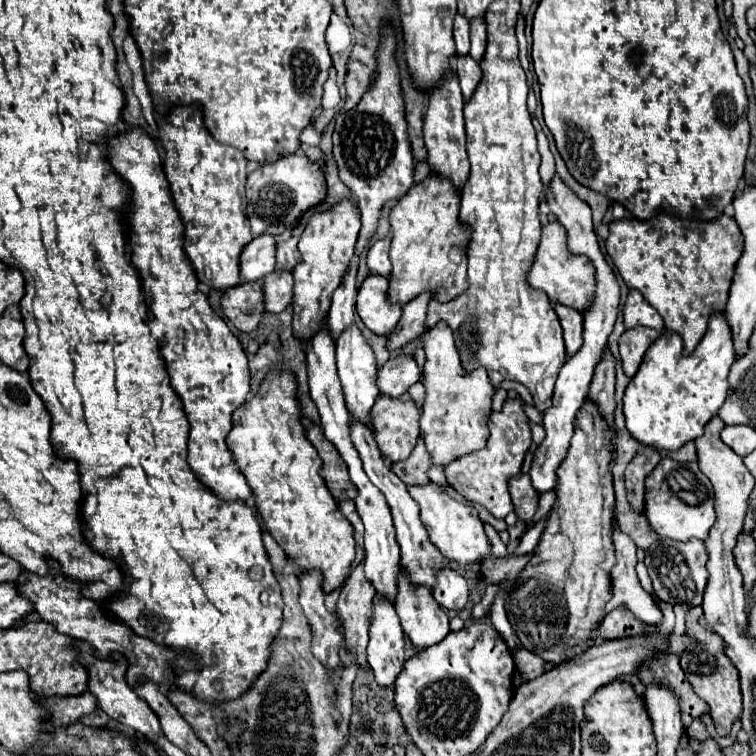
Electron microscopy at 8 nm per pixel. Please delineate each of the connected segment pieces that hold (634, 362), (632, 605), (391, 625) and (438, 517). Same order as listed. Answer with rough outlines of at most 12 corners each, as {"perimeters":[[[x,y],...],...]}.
{"perimeters":[[[644,326],[624,330],[620,358],[624,374],[638,372],[644,352],[658,336]],[[614,530],[616,566],[610,572],[612,598],[605,615],[628,606],[646,624],[662,612],[636,576],[636,544]],[[374,600],[368,664],[392,688],[404,666],[404,632],[392,604]],[[434,484],[410,486],[448,560],[480,566],[492,544],[474,506]]]}

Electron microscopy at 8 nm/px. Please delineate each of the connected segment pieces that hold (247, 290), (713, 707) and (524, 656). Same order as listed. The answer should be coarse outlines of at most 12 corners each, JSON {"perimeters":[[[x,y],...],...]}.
{"perimeters":[[[262,282],[222,292],[222,310],[240,332],[264,314]],[[686,616],[700,638],[680,656],[694,692],[710,706],[720,736],[742,714],[742,692],[726,644]],[[524,650],[516,654],[516,666],[528,680],[546,672],[540,656]]]}

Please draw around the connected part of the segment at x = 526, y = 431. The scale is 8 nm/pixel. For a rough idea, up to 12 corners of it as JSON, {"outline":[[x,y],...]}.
{"outline":[[522,398],[490,416],[482,450],[444,466],[448,484],[494,518],[532,444]]}

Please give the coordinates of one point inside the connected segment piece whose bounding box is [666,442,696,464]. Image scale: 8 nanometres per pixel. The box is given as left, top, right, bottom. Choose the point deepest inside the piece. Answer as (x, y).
(687, 453)

